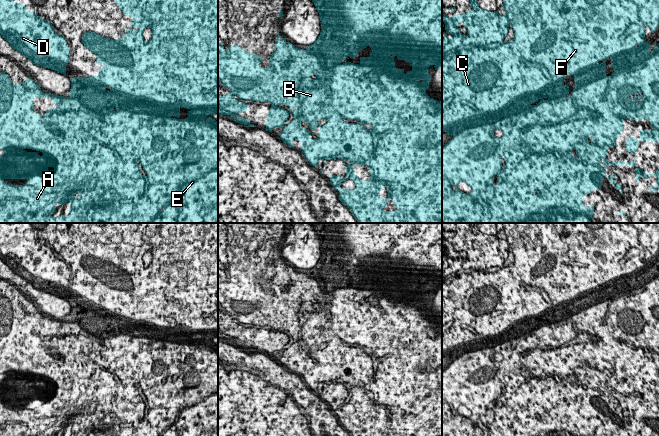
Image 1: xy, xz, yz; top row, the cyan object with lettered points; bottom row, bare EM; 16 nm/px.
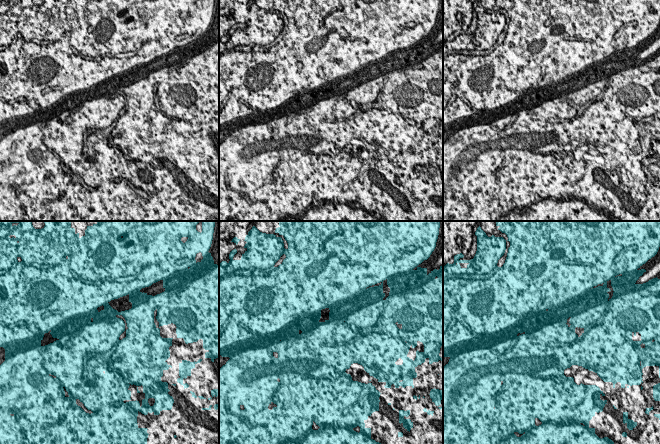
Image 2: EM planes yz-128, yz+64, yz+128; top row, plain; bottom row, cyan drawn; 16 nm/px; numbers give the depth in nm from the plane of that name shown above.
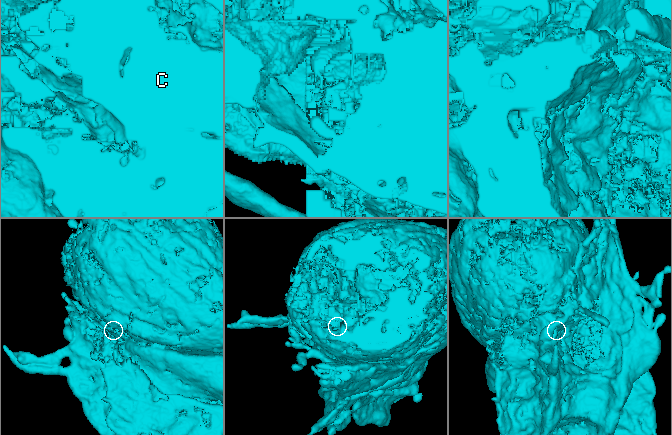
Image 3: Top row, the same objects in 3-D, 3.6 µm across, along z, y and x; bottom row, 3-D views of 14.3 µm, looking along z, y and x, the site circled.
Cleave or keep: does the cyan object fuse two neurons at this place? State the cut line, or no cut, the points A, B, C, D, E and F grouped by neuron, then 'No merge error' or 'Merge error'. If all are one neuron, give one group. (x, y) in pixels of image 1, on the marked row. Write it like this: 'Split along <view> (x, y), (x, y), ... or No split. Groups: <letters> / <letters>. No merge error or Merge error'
Split along xz (360, 64), (419, 80). Groups: A B E / C D F. Merge error

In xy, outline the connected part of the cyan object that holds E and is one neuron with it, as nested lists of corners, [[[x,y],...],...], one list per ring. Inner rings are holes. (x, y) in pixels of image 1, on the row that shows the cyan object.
[[[5,72],[0,73],[0,150],[3,154],[0,156],[0,223],[218,223],[218,122],[209,117],[198,120],[177,119],[171,117],[146,115],[145,113],[132,113],[128,110],[114,111],[108,114],[97,114],[83,106],[76,98],[66,98],[54,94],[44,93],[36,82],[30,77],[22,82],[22,85],[13,84],[12,80]],[[34,97],[50,97],[58,107],[51,107],[44,115],[35,114],[33,111]],[[5,179],[26,179],[27,183],[23,185],[7,184]],[[70,202],[70,214],[68,216],[54,217],[50,214],[56,212],[56,205],[64,205]]]

